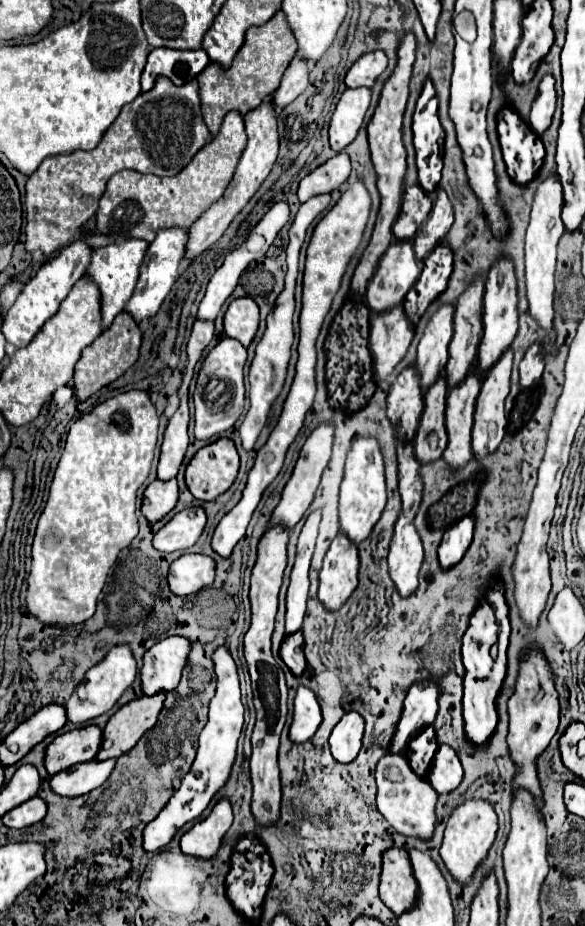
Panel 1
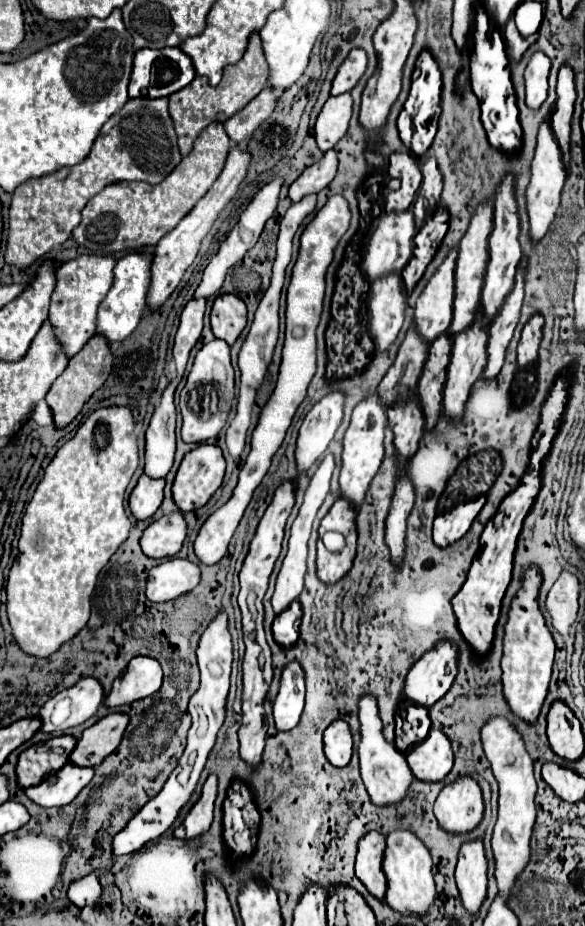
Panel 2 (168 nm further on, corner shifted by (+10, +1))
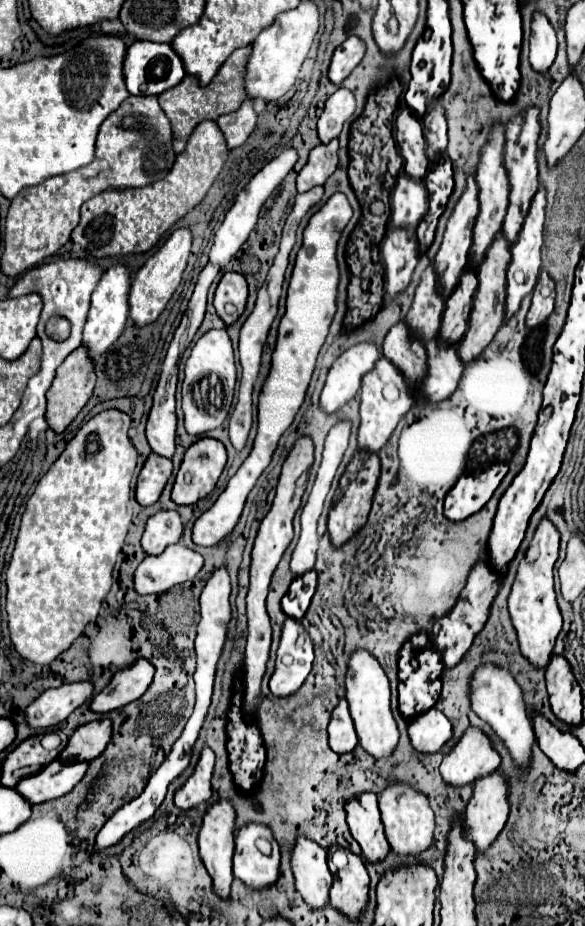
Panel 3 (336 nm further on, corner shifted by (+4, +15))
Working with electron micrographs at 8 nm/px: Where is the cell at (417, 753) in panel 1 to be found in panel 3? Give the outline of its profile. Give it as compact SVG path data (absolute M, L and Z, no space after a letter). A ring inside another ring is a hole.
M423 630L413 635L399 650L399 710L407 720L417 716L417 712L425 712L435 706L441 692L441 676L445 670L441 654L435 648L425 648L419 656L411 656L411 643L416 649L429 646L430 634Z

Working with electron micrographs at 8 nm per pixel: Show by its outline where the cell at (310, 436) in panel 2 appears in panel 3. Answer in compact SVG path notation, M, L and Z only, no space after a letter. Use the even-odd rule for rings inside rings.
M359 342L347 348L329 370L325 388L321 392L321 408L327 414L333 414L347 400L351 400L359 392L363 374L373 370L379 358L381 350L375 342Z

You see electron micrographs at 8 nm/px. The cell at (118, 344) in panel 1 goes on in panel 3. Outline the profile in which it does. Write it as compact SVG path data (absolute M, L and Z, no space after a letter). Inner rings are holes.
M77 348L73 354L69 354L65 358L65 362L57 368L57 376L47 392L47 412L45 412L45 420L47 426L61 434L73 420L75 416L81 412L81 408L87 404L87 400L91 398L91 392L95 388L95 372L93 372L93 362L87 358L85 348Z

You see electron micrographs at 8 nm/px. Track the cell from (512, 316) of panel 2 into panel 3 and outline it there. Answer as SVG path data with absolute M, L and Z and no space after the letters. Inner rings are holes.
M539 186L537 196L533 196L533 204L529 208L529 214L525 218L525 224L521 226L521 232L517 236L517 240L511 246L511 254L513 260L509 264L507 270L507 318L513 316L523 300L525 294L533 292L535 284L537 284L537 276L539 276L539 268L541 268L541 246L543 246L543 222L545 222L545 200L547 190L545 186Z

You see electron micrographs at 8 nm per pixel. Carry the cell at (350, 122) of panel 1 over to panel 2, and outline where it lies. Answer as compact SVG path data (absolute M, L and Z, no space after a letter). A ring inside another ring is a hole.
M349 92L341 96L331 96L325 102L315 124L317 146L323 152L331 150L345 136L351 120L351 108L353 108L353 98Z

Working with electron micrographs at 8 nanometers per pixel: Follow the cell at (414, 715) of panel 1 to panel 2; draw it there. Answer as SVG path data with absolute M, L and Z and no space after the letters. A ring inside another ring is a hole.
M439 642L419 662L413 664L405 678L401 700L431 708L453 684L457 674L455 644Z

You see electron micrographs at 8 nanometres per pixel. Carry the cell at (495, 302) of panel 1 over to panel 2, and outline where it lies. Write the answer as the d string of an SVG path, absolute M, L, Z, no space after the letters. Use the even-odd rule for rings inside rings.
M507 176L503 184L497 188L497 196L493 202L493 232L489 236L489 262L485 270L485 284L481 296L481 314L487 322L491 322L495 314L499 314L505 298L511 294L515 286L517 266L521 262L521 248L517 242L517 234L519 234L519 218L513 198L513 176Z

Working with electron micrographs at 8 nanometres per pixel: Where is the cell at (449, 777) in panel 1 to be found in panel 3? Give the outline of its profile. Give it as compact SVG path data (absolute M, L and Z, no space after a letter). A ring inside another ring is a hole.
M429 708L409 720L409 738L419 752L437 752L451 738L451 722L437 708Z

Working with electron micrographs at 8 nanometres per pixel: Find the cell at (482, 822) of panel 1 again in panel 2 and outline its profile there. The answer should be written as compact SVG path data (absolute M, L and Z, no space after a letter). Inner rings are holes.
M459 778L445 786L435 802L439 828L449 834L467 834L483 820L481 788L471 778Z

